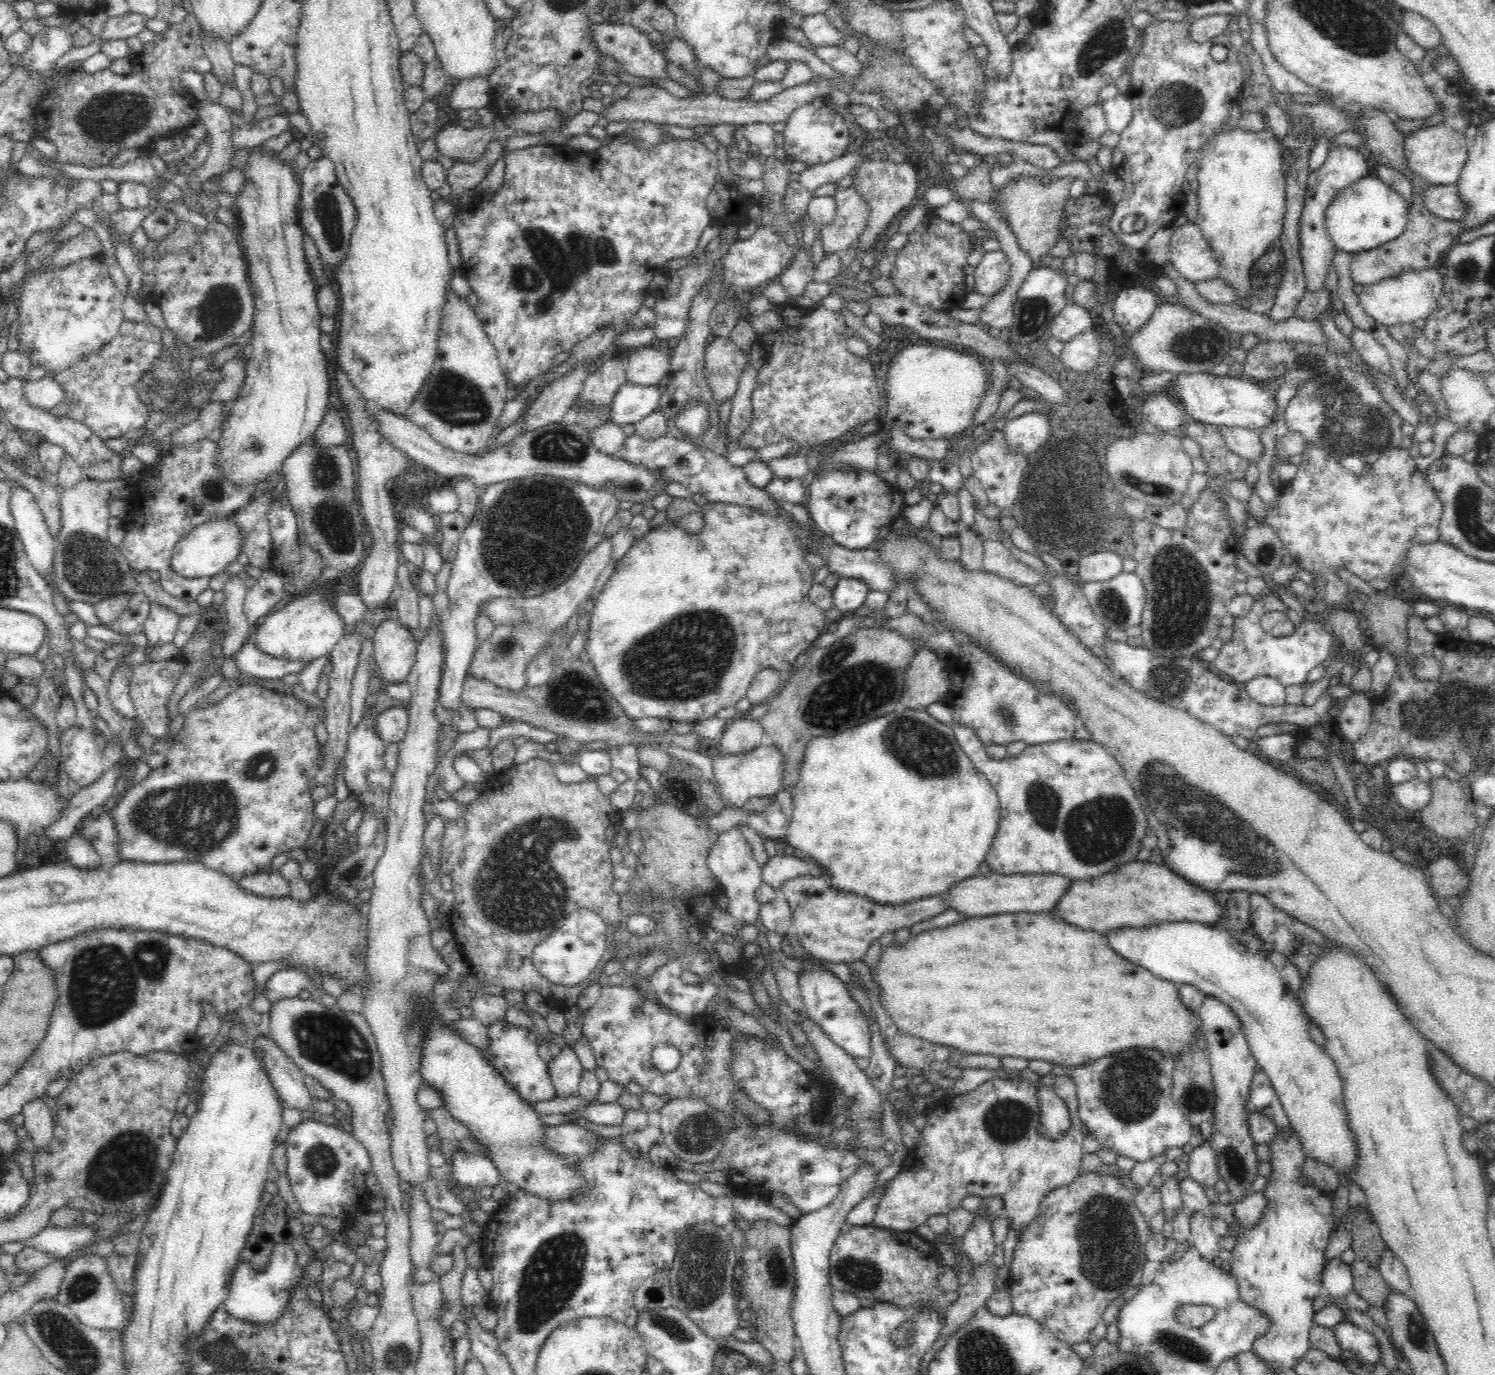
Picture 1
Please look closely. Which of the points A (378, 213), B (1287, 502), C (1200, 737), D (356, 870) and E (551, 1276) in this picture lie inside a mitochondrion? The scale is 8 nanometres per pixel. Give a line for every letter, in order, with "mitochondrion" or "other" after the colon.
A: other
B: other
C: other
D: mitochondrion
E: mitochondrion

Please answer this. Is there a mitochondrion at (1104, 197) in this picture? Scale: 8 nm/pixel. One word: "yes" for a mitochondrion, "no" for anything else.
no

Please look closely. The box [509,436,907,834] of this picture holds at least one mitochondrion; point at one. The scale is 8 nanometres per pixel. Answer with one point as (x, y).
(688, 659)

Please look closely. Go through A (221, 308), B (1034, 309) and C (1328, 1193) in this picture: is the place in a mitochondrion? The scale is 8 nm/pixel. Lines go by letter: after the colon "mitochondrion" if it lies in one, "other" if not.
A: mitochondrion
B: mitochondrion
C: other

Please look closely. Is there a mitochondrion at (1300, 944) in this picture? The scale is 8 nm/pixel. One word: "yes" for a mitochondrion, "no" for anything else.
yes

